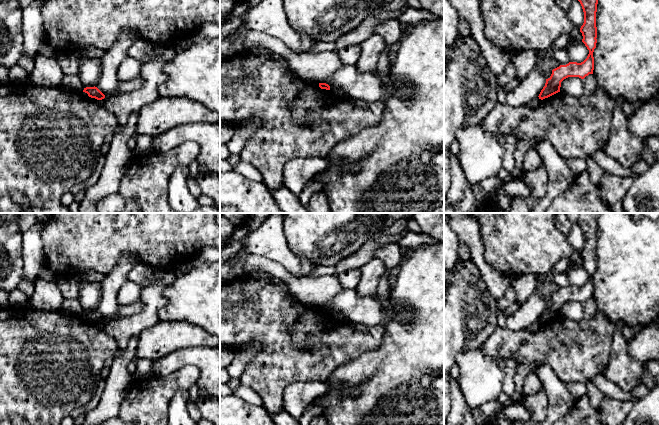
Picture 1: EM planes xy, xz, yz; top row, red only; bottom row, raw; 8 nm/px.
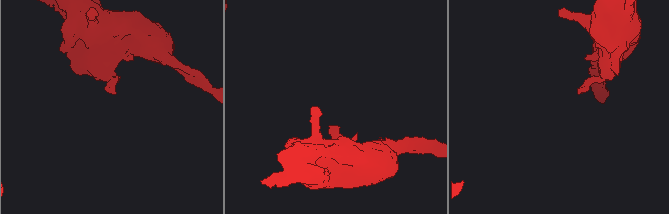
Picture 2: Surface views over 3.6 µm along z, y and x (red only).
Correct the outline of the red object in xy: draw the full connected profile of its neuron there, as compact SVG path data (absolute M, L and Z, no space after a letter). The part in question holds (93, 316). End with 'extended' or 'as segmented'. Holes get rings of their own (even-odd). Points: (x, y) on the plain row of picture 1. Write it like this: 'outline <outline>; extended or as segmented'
outline M86 311L83 316L87 317L89 321L95 322L97 324L102 324L105 319L97 311Z; as segmented

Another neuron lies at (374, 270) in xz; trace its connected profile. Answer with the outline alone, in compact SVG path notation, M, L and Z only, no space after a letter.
M373 258L360 268L361 278L355 289L360 298L374 296L379 280L386 274L386 268L381 259Z

